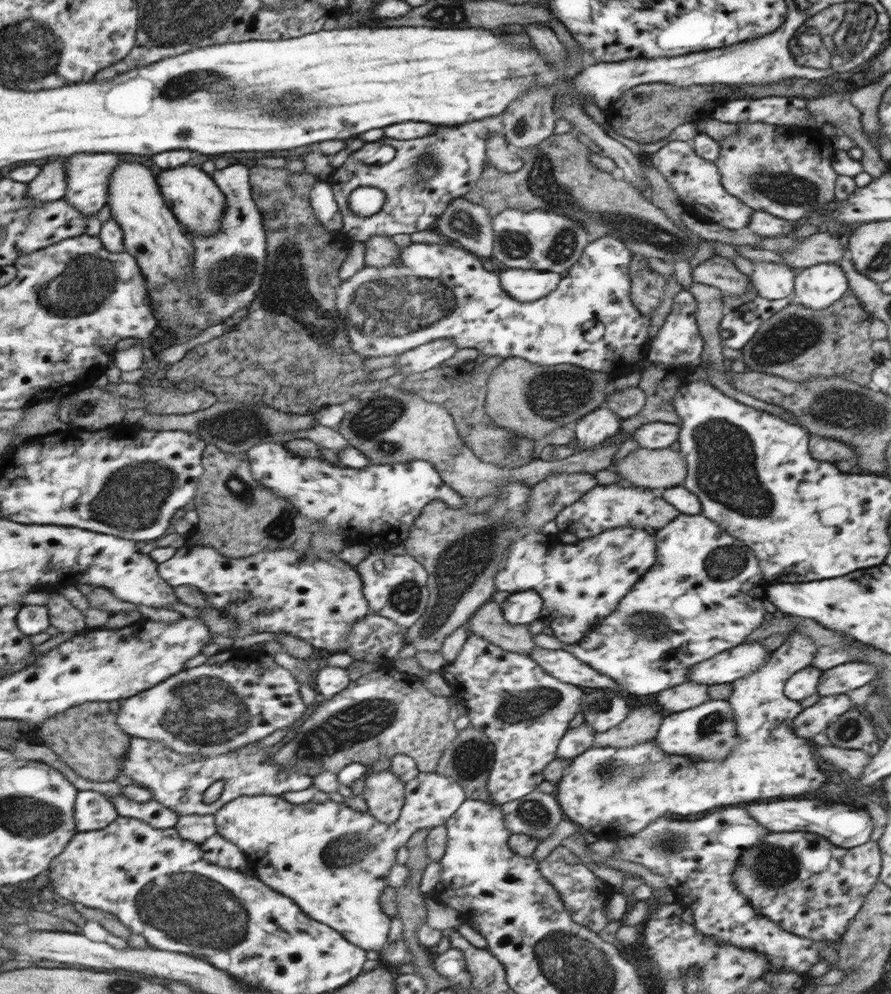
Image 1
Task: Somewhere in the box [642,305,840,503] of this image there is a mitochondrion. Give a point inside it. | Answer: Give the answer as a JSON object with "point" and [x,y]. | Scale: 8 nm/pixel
{"point":[791,336]}

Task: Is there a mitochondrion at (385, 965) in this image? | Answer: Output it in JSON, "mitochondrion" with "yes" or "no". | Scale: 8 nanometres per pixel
{"mitochondrion":"no"}

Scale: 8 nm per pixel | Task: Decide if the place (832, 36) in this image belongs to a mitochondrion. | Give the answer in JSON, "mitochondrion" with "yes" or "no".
{"mitochondrion":"yes"}

